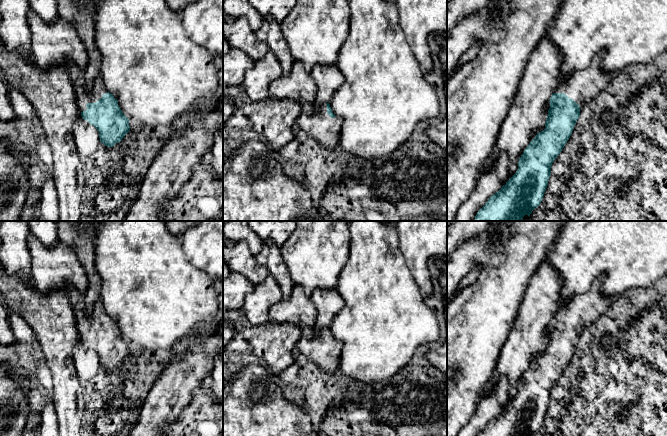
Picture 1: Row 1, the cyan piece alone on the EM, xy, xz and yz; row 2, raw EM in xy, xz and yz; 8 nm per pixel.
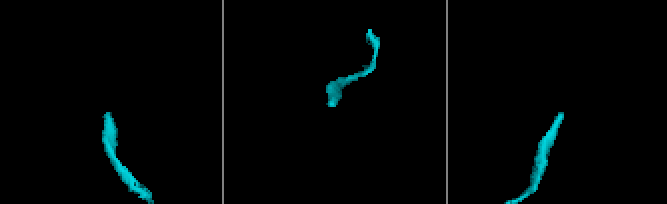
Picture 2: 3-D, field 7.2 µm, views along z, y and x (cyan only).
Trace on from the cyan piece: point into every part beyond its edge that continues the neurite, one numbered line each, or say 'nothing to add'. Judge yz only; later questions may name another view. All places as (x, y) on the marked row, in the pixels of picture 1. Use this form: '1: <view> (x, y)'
1: yz (582, 86)

